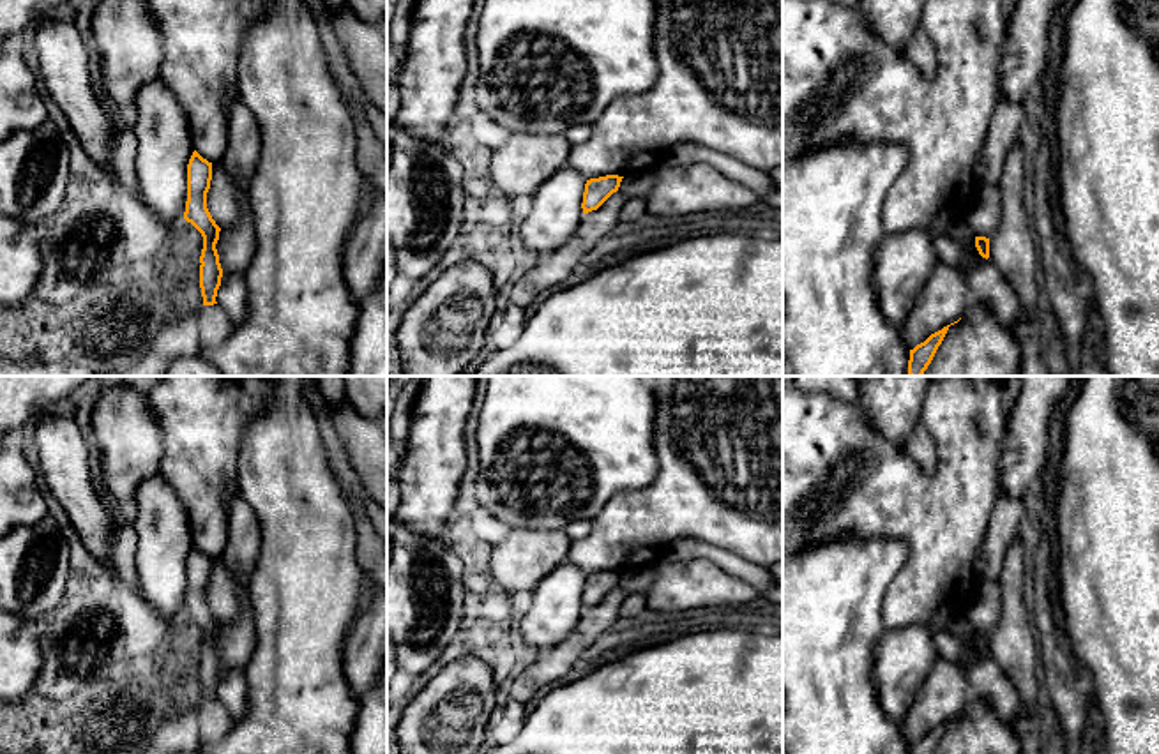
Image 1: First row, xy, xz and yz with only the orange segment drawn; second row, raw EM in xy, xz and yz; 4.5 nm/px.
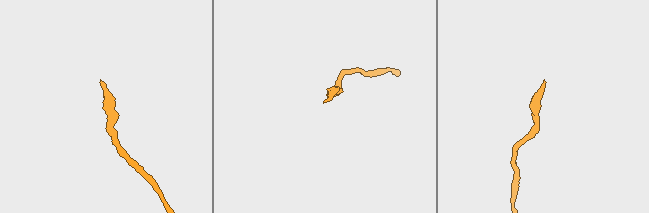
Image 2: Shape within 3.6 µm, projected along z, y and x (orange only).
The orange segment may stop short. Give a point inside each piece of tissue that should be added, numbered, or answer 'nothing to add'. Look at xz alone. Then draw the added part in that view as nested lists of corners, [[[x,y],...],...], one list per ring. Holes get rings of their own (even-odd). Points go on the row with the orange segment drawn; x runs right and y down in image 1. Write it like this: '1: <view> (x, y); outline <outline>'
nothing to add

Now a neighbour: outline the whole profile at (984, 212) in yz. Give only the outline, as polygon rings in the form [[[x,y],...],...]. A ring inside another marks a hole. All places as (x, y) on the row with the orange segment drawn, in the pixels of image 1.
[[[977,185],[968,212],[963,217],[975,237],[989,238],[1002,221],[1002,191],[996,185]]]

